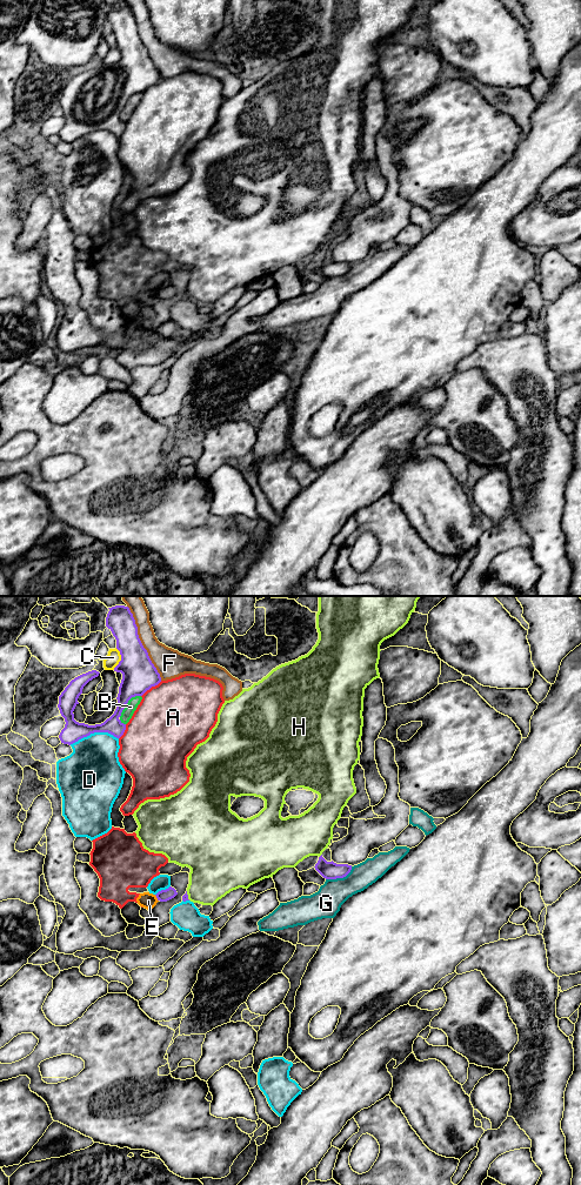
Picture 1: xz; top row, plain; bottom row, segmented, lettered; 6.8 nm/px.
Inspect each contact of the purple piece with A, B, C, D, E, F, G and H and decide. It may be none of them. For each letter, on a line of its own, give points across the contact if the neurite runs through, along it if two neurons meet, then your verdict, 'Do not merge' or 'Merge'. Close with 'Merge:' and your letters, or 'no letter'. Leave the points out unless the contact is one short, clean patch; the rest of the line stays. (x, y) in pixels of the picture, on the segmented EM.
A: Do not merge
B: Do not merge
C: Do not merge
D: Do not merge
E: Boundary: xz (154, 895), (158, 901). Do not merge
F: Do not merge
G: Do not merge
H: Do not merge
Merge: no letter

